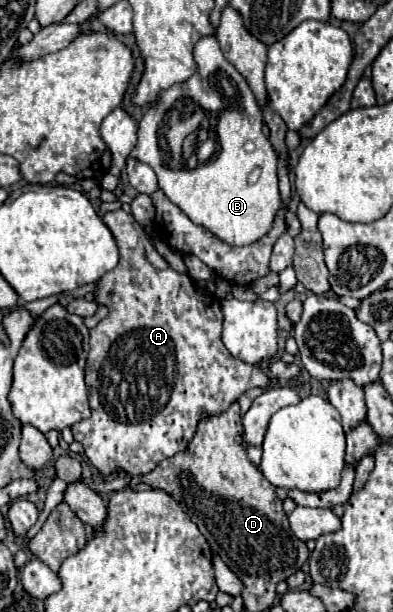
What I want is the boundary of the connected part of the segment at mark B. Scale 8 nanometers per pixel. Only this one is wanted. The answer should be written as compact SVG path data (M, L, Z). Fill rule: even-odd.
M216 37L200 39L194 47L194 59L198 63L198 71L188 81L176 83L170 89L162 91L158 105L148 107L148 111L144 113L138 127L138 141L136 147L130 151L130 157L136 157L140 163L146 163L154 169L160 189L192 219L192 223L208 229L214 237L228 245L250 245L272 229L272 223L282 207L276 175L278 157L270 141L262 135L262 111L248 83L236 71L236 67L224 59ZM192 133L198 137L198 149L192 149L192 153L184 153L184 139ZM202 143L206 143L208 147L200 149ZM256 169L256 181L248 181Z

